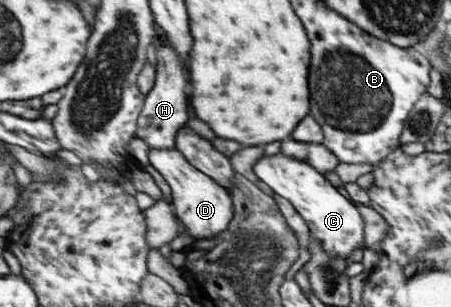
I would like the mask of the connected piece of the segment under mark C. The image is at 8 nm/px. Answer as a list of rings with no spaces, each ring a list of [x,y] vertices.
[[[284,155],[262,157],[254,165],[254,175],[280,197],[284,197],[304,220],[312,238],[317,238],[324,252],[347,260],[348,251],[362,243],[362,217],[350,201],[346,201],[336,189],[310,165],[294,161]]]

